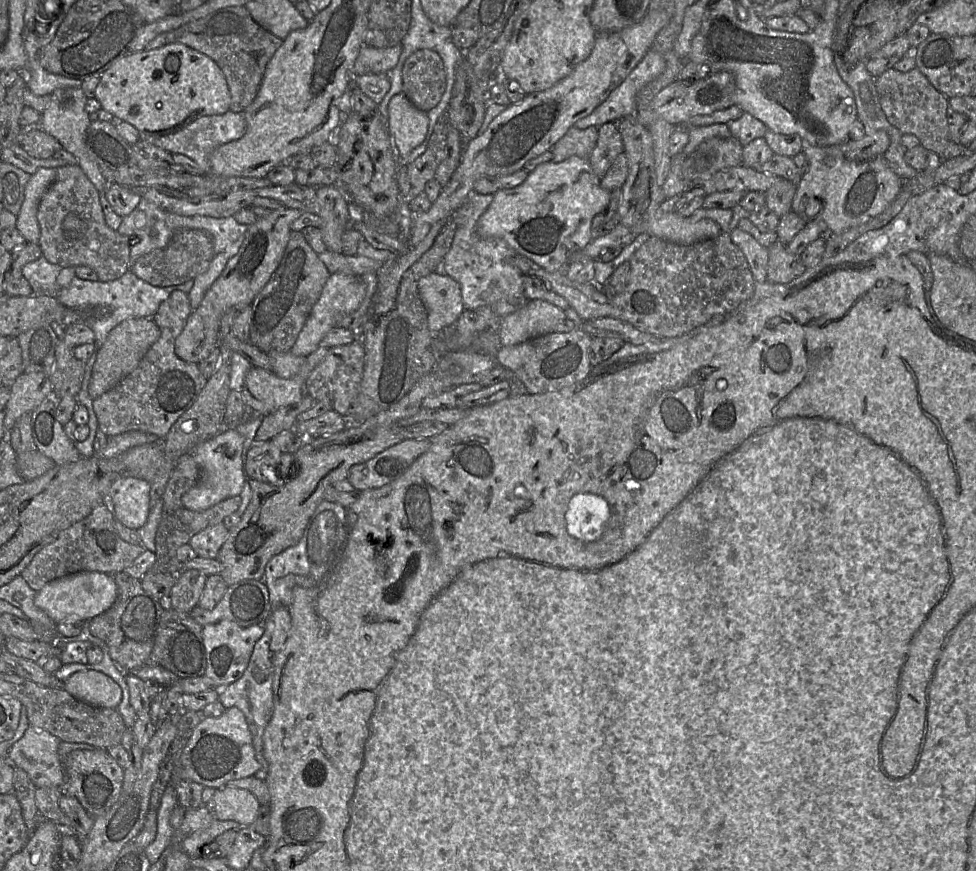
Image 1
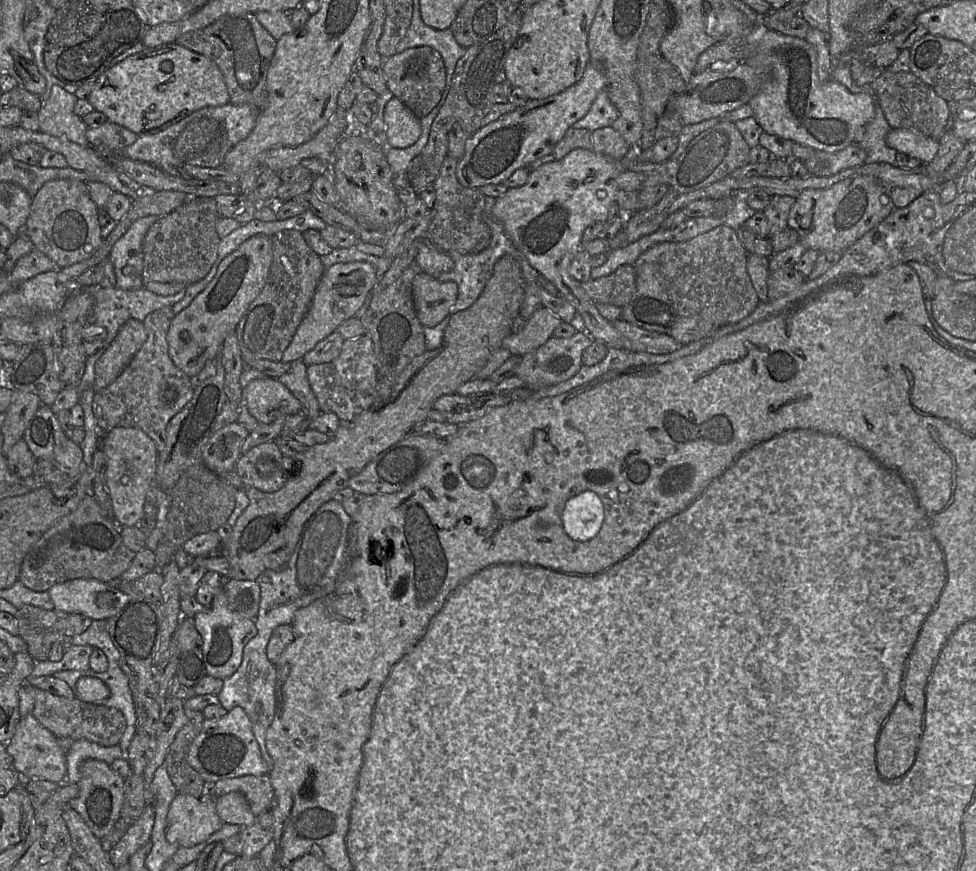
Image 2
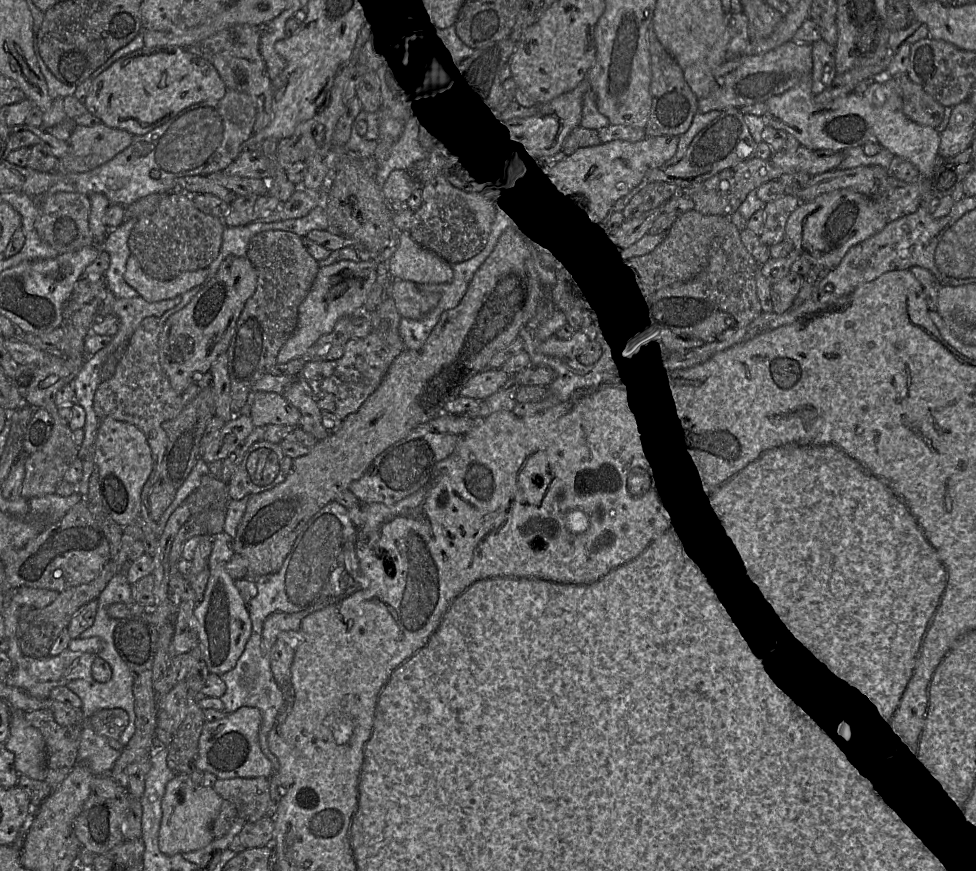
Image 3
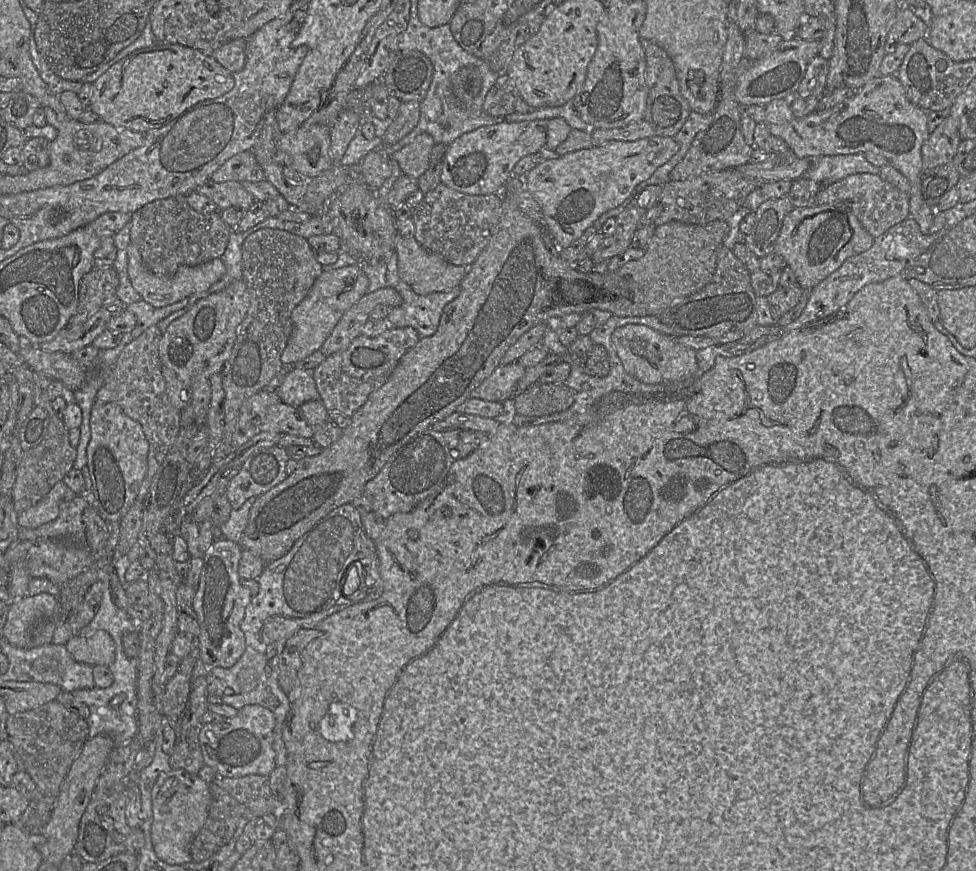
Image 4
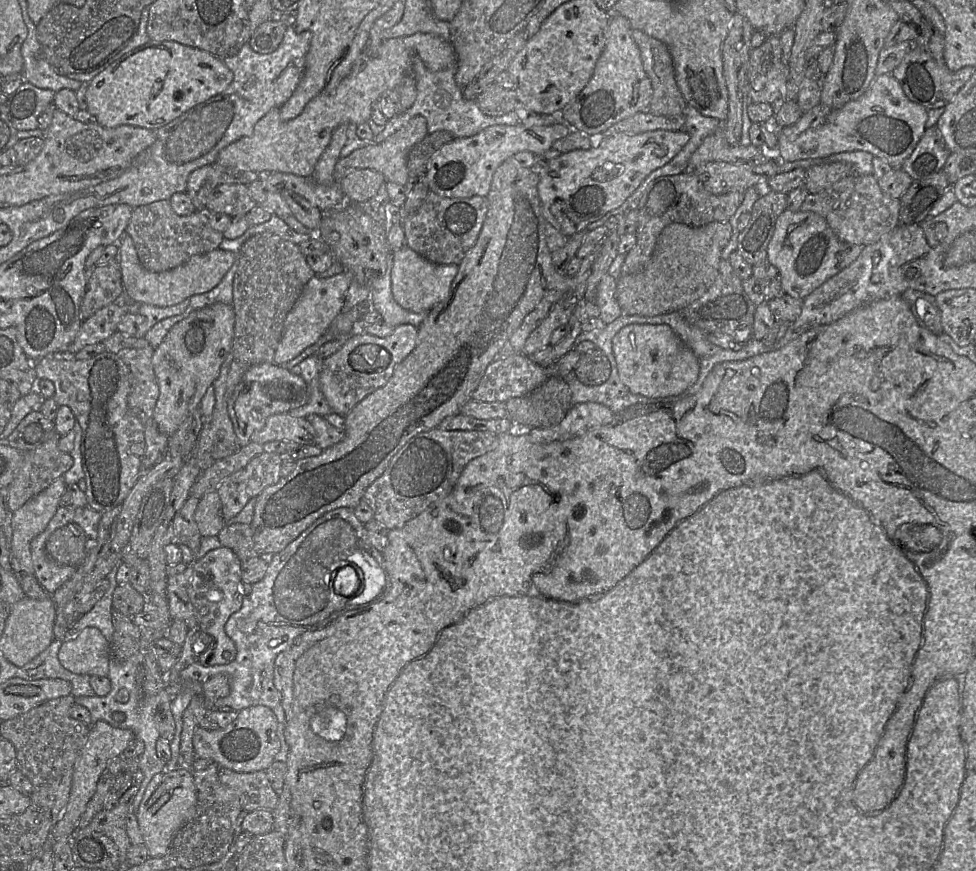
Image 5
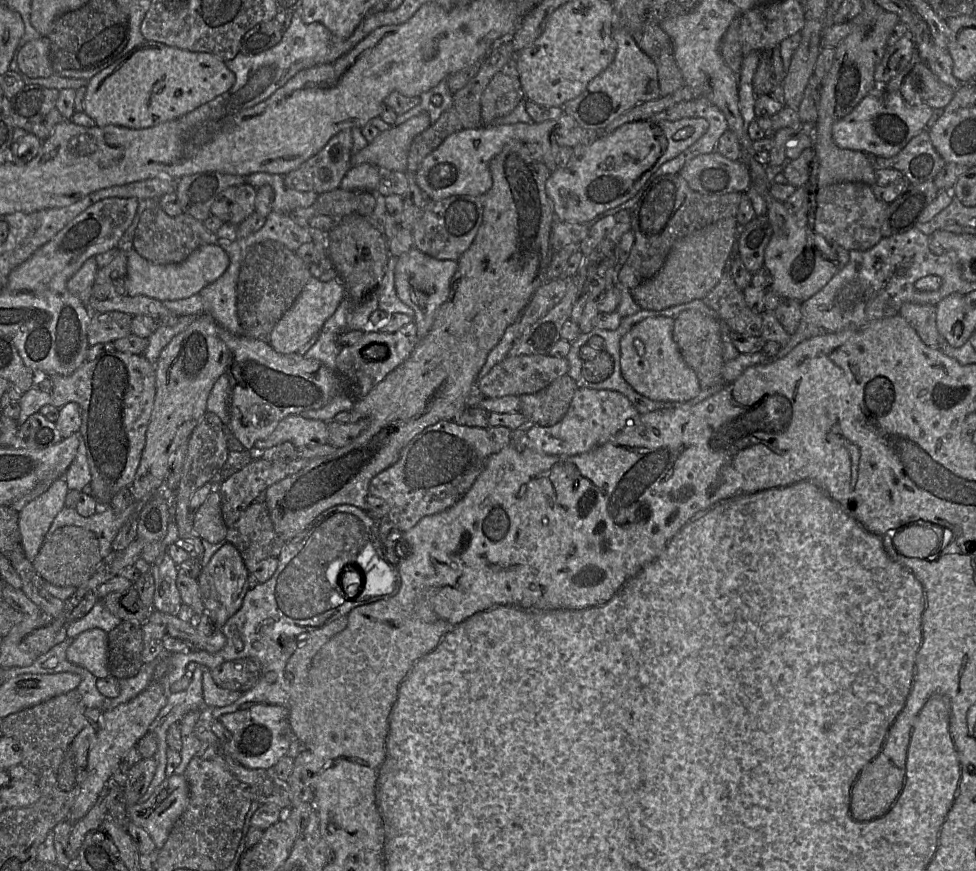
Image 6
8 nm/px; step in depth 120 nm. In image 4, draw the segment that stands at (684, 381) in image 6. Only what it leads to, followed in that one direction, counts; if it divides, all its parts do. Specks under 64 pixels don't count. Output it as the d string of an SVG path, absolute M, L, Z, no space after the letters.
M641 324L616 328L612 333L612 344L626 372L646 384L682 385L697 371L694 349L678 343L672 336Z

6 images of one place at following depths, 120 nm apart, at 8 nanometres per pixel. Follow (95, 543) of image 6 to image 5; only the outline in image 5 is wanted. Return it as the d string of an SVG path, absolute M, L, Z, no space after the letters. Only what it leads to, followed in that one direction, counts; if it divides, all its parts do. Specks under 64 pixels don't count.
M68 524L50 535L45 550L52 561L78 567L87 556L87 542L87 536L79 525Z

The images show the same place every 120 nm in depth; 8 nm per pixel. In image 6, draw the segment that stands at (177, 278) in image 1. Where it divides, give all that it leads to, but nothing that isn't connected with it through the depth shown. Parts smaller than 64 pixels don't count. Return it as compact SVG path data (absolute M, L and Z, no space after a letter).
M157 204L141 214L131 248L153 264L167 265L181 263L200 246L217 244L218 240L216 233L207 230L202 221L186 214L171 217Z

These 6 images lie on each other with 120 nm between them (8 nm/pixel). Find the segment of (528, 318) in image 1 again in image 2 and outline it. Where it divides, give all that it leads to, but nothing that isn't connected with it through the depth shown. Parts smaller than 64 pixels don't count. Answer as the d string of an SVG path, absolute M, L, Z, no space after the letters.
M541 305L534 311L523 329L504 338L502 347L508 349L514 356L523 356L554 336L554 331L562 322L564 321L554 310Z

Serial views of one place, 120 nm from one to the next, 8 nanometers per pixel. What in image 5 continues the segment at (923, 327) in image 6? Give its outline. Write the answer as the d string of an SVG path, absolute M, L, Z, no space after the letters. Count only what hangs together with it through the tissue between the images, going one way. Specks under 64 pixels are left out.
M907 289L901 295L907 302L918 323L935 335L943 332L941 313L935 296L915 289Z

